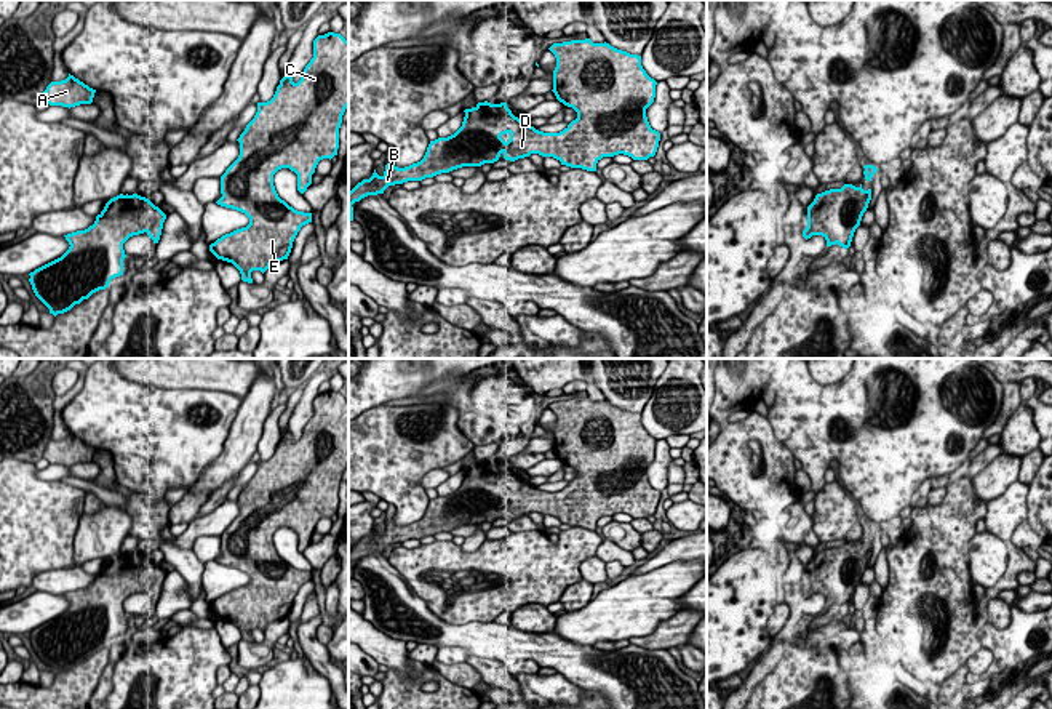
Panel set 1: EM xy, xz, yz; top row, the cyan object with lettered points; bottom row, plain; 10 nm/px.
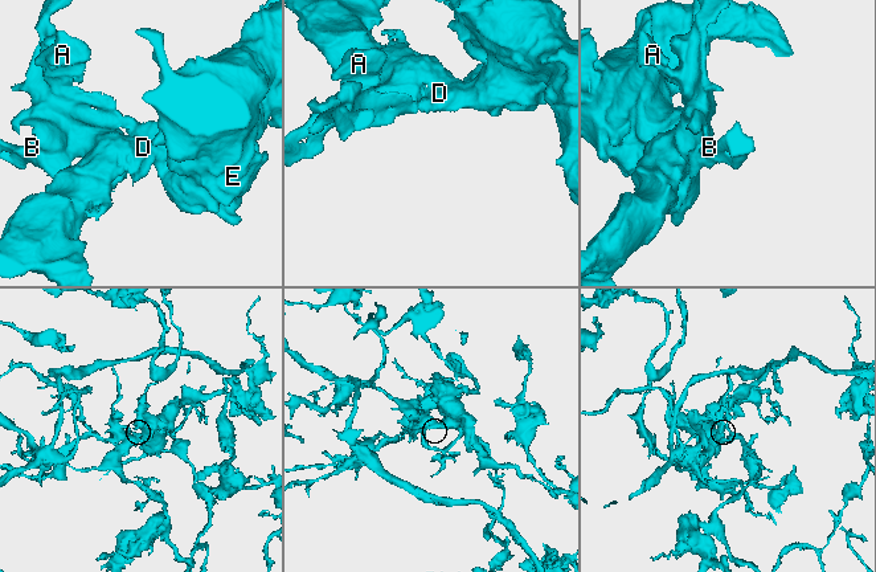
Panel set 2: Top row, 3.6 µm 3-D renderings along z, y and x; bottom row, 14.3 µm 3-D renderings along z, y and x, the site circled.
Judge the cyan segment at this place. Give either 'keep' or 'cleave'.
keep

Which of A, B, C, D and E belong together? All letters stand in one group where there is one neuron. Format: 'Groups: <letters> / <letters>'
Groups: A B C D E

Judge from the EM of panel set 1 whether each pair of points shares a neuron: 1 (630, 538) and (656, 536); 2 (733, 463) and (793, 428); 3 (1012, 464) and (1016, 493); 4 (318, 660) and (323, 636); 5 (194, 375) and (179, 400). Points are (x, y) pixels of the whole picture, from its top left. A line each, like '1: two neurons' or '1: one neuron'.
1: one neuron
2: two neurons
3: two neurons
4: two neurons
5: two neurons

